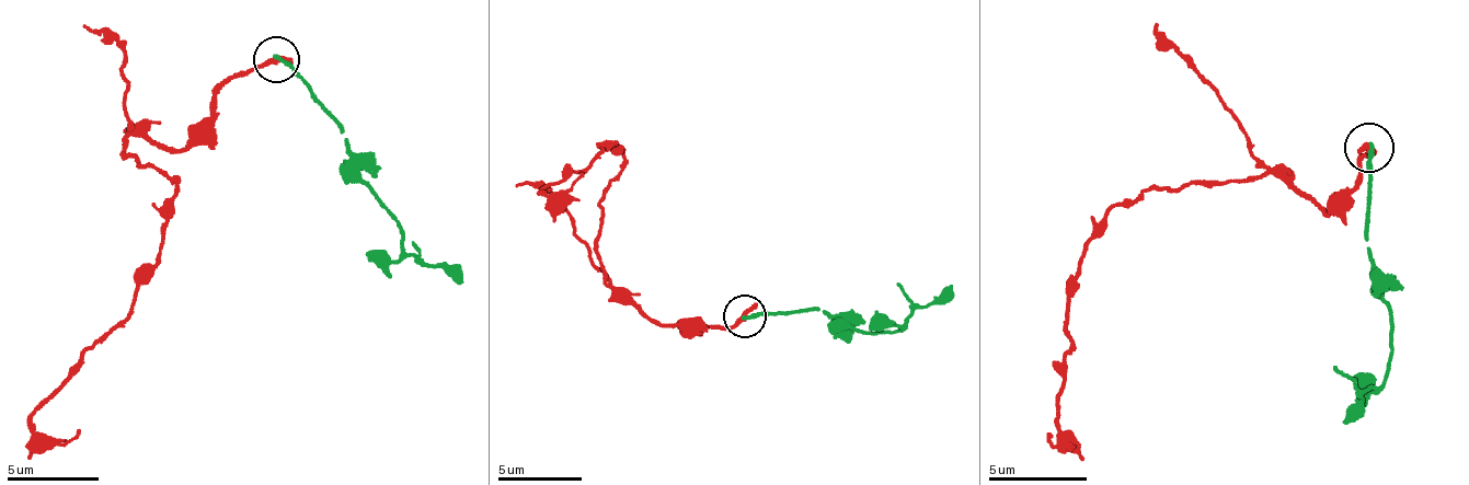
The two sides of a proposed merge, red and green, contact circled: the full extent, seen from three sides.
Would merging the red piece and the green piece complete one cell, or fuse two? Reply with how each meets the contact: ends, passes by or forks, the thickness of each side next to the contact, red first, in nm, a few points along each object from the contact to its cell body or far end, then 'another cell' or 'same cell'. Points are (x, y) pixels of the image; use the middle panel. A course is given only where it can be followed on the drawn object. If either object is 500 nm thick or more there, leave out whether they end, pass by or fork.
red ends | green ends | 380/240 nm | red via (745, 314), (699, 334), (620, 296), (598, 254), (623, 152), (614, 141), (540, 193), (583, 171) | green via (745, 319), (814, 308), (854, 331), (901, 332), (918, 310), (953, 286) | another cell

